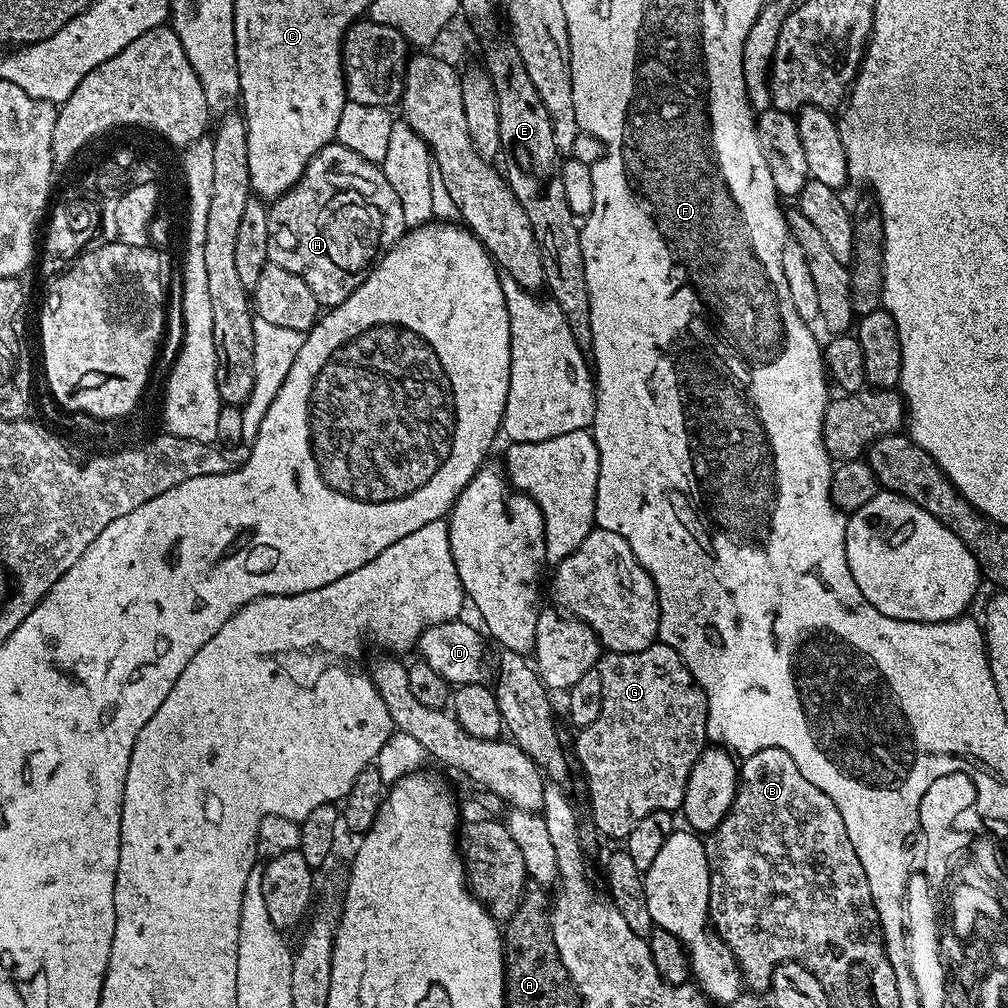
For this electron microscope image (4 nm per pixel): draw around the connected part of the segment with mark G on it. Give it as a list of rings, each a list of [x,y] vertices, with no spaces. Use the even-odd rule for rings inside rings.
[[[659,642],[651,644],[646,650],[637,652],[609,652],[605,651],[598,661],[598,671],[602,678],[602,711],[598,713],[598,718],[590,722],[590,726],[579,729],[576,740],[576,756],[580,759],[580,768],[588,775],[588,800],[592,803],[592,813],[590,819],[596,825],[596,831],[601,837],[609,836],[612,840],[623,841],[634,830],[634,826],[646,814],[651,812],[675,813],[684,807],[684,795],[686,794],[686,782],[690,778],[690,770],[694,762],[704,752],[709,743],[706,734],[706,722],[708,721],[708,699],[704,696],[704,691],[698,686],[698,682],[692,676],[685,664],[684,659],[678,655],[670,646]]]

